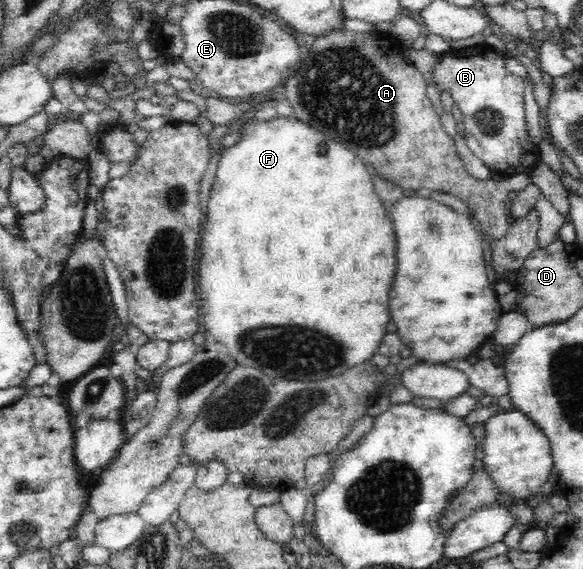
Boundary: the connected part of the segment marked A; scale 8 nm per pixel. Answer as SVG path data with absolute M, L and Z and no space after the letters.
M326 32L317 36L305 59L298 69L284 82L287 100L291 102L291 115L329 138L349 146L365 164L373 166L377 176L386 178L400 186L407 193L414 193L419 188L433 192L446 192L461 198L471 210L471 215L480 221L486 234L494 241L505 236L512 222L509 210L505 208L507 194L511 190L523 190L531 183L530 174L516 174L499 180L477 179L467 172L465 162L459 157L453 138L449 137L441 125L440 116L433 110L431 100L426 95L424 74L416 66L411 66L403 58L389 58L387 52L377 48L375 32Z

